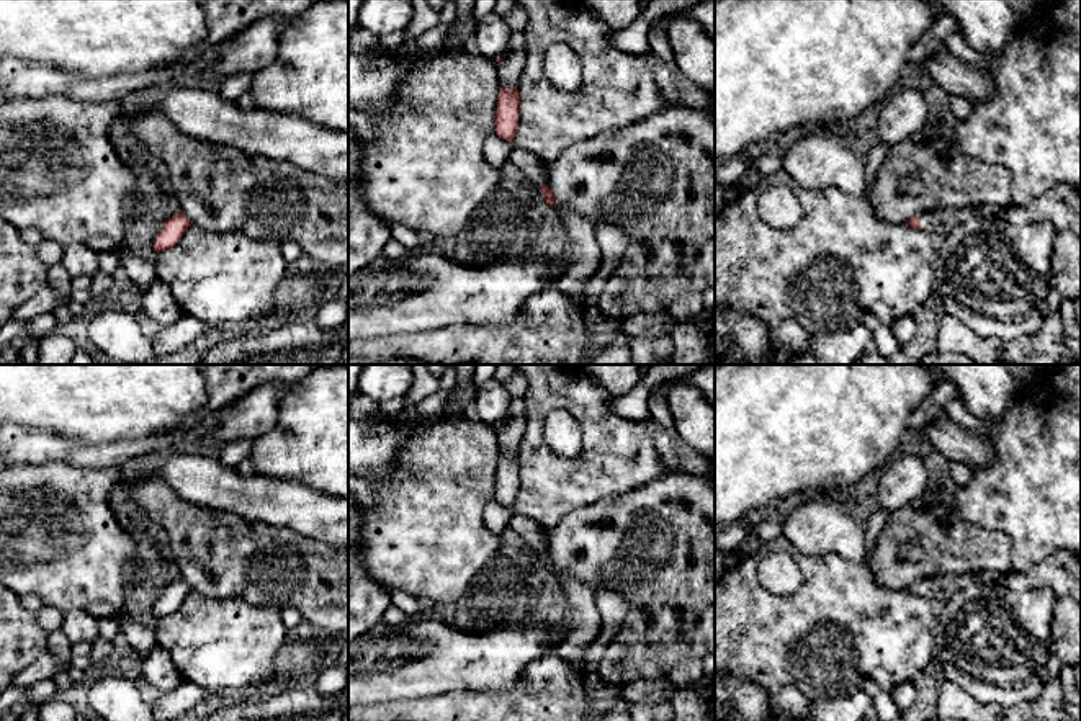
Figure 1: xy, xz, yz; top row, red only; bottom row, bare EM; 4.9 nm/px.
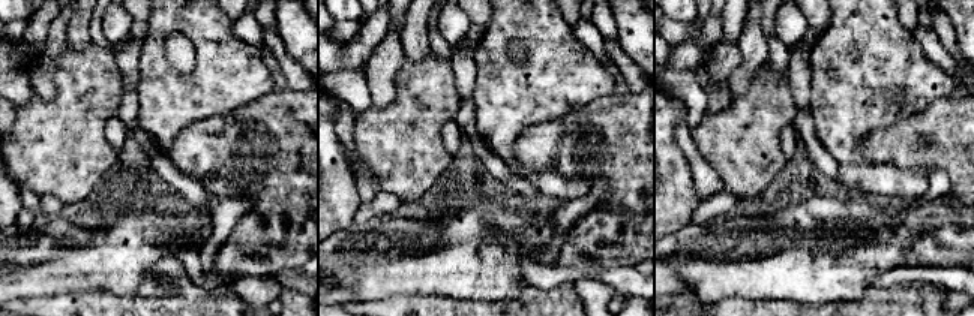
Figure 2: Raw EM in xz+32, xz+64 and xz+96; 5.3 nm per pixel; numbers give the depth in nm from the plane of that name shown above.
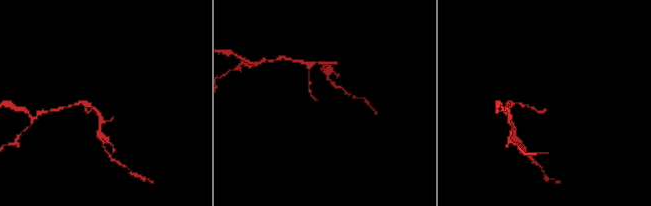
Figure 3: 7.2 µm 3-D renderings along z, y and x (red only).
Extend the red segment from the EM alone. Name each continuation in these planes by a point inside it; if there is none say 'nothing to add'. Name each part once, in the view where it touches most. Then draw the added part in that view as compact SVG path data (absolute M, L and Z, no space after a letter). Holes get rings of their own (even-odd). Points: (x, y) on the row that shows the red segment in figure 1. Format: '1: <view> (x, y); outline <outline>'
1: yz (928, 219); outline M922 213L922 214L919 214L919 219L921 219L921 227L919 229L926 231L926 232L932 232L934 222L939 217L942 217L942 216L935 214L935 213Z

